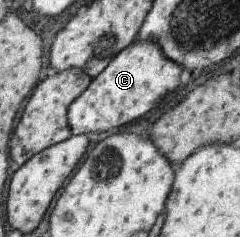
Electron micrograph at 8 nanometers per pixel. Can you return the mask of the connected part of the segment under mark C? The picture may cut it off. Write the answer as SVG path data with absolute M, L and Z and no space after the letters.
M139 39L118 51L99 75L90 78L85 91L69 104L66 118L70 135L109 131L151 111L167 93L177 89L181 79L181 69L165 57L157 44Z

